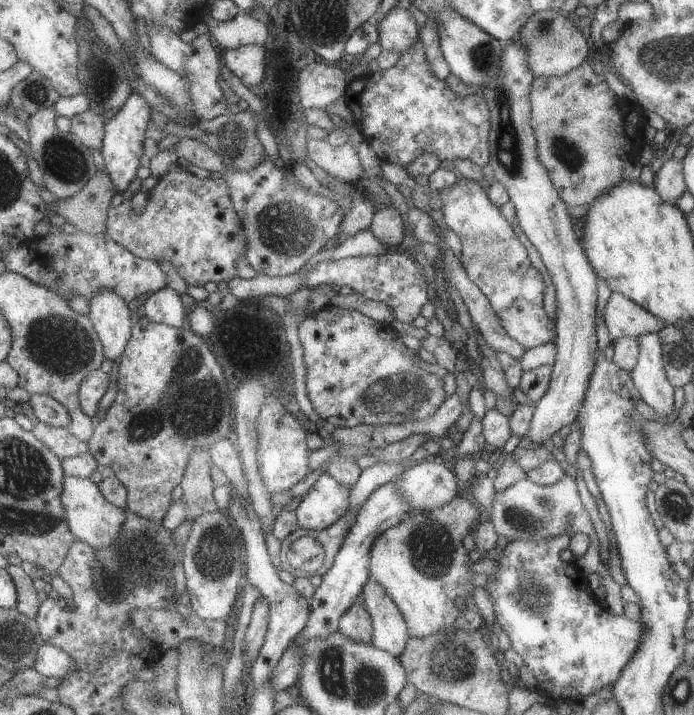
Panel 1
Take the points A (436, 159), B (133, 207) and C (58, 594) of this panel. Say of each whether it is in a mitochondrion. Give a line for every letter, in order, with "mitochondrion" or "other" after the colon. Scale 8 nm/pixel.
A: other
B: other
C: other

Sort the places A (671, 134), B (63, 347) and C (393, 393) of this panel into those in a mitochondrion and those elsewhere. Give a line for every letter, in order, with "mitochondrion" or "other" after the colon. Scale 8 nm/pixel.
A: other
B: mitochondrion
C: mitochondrion

